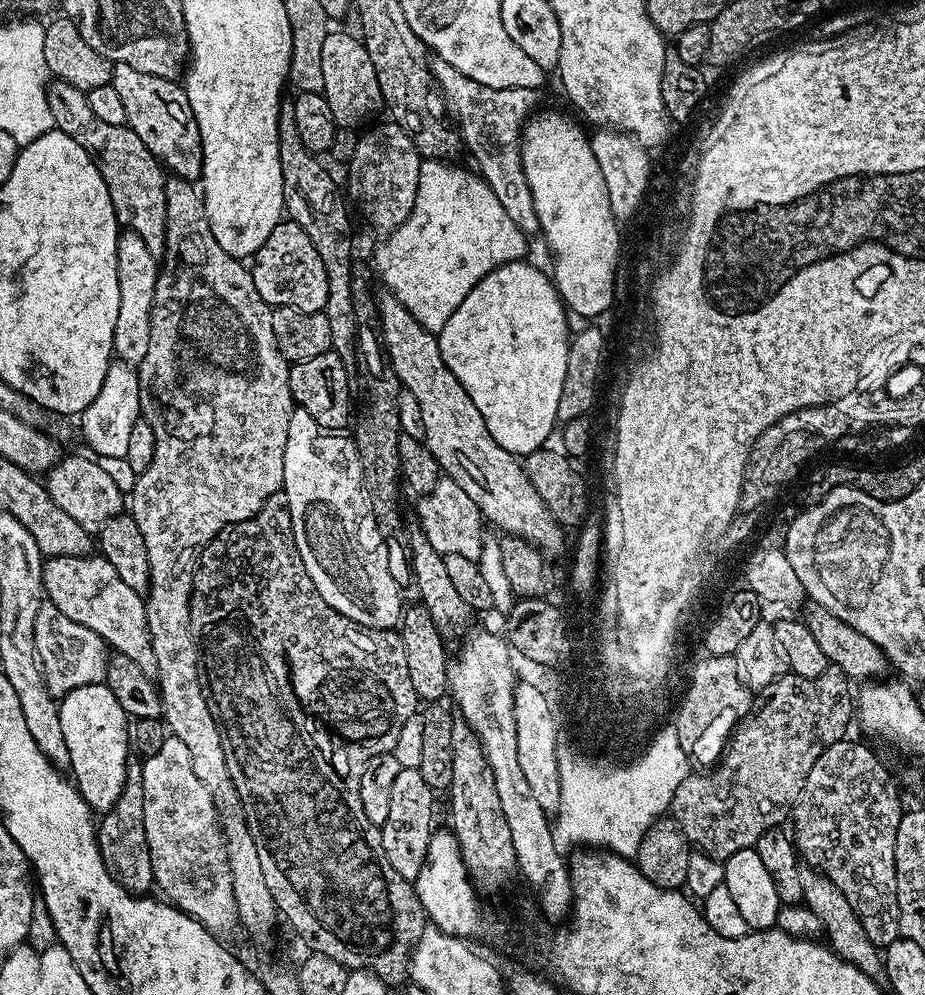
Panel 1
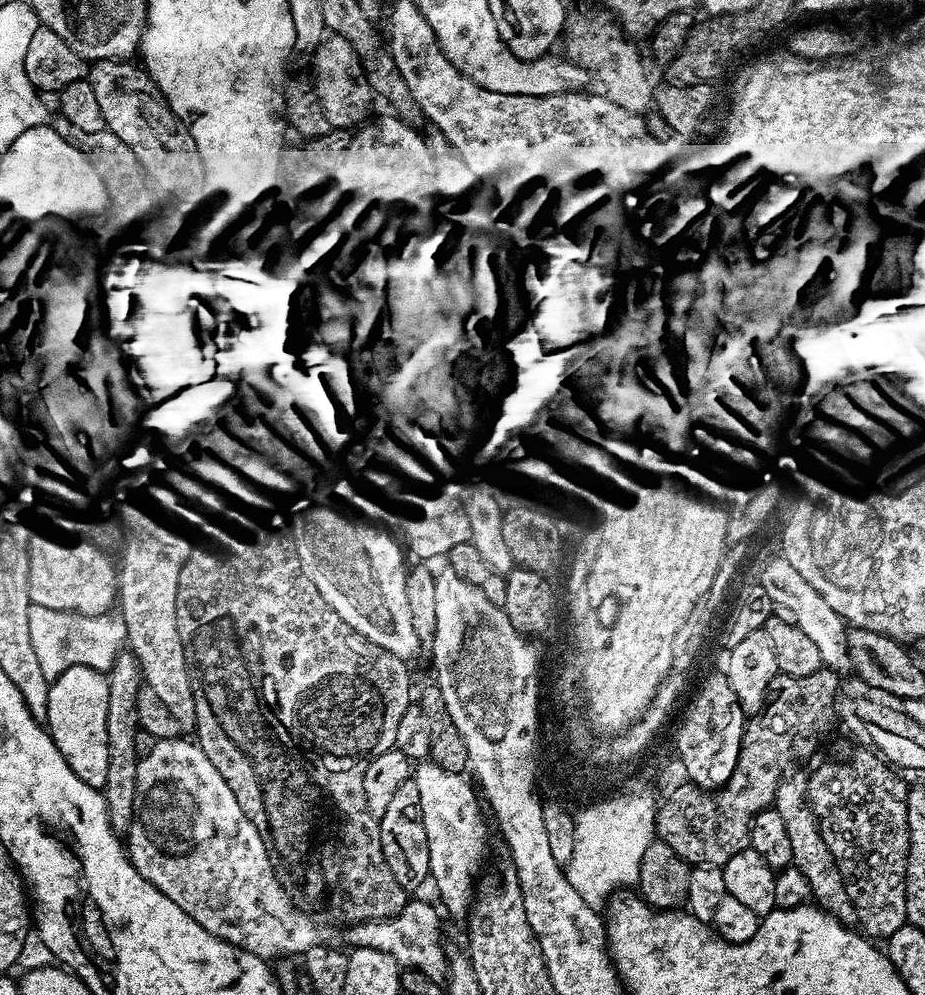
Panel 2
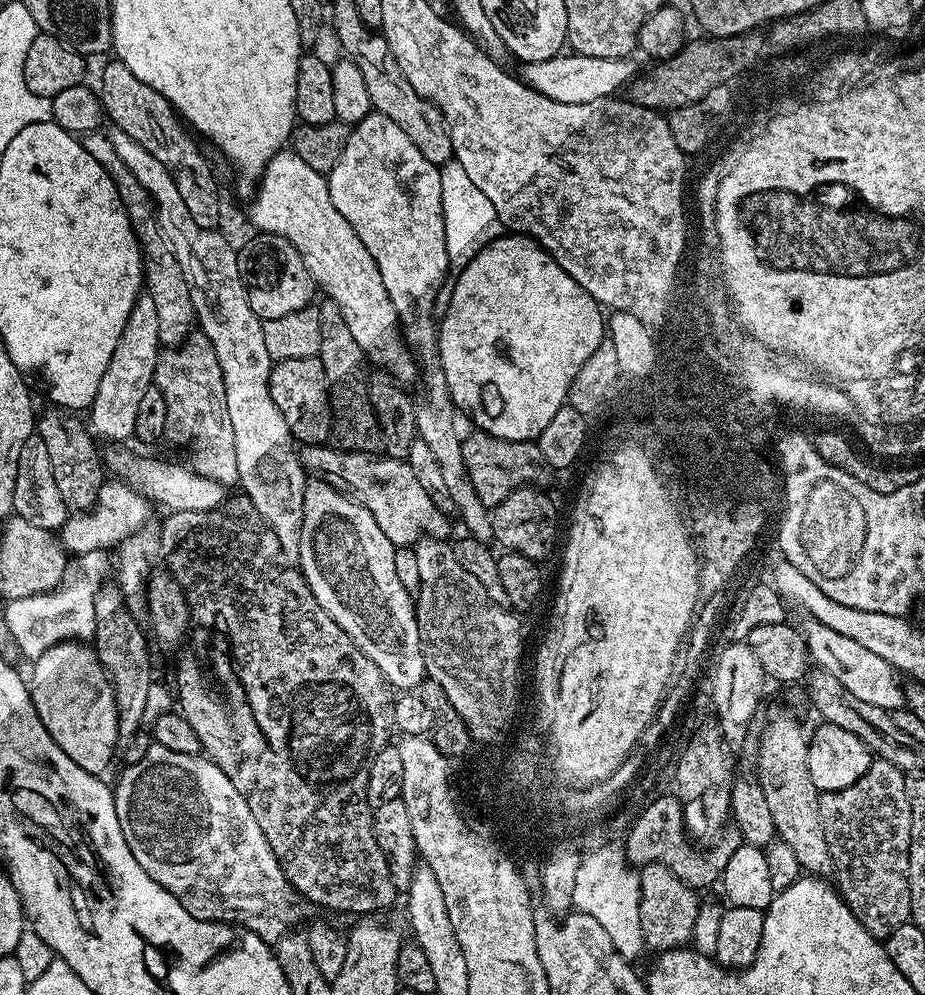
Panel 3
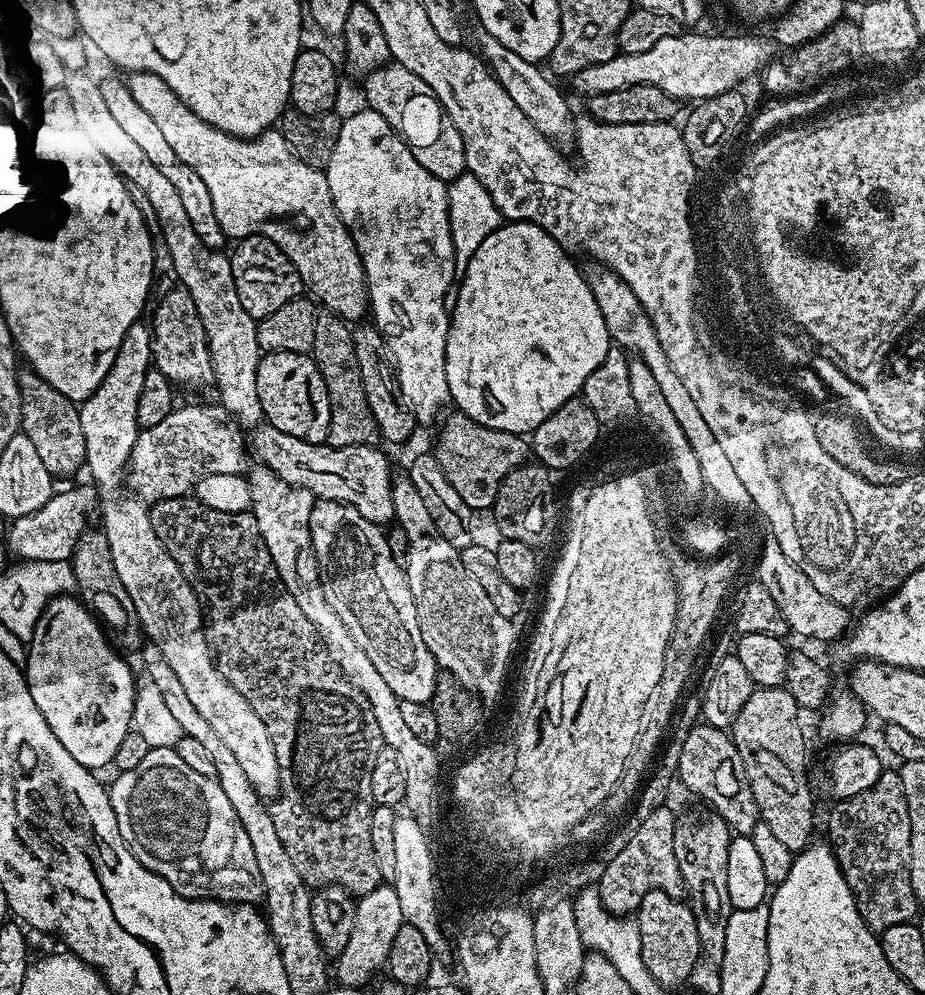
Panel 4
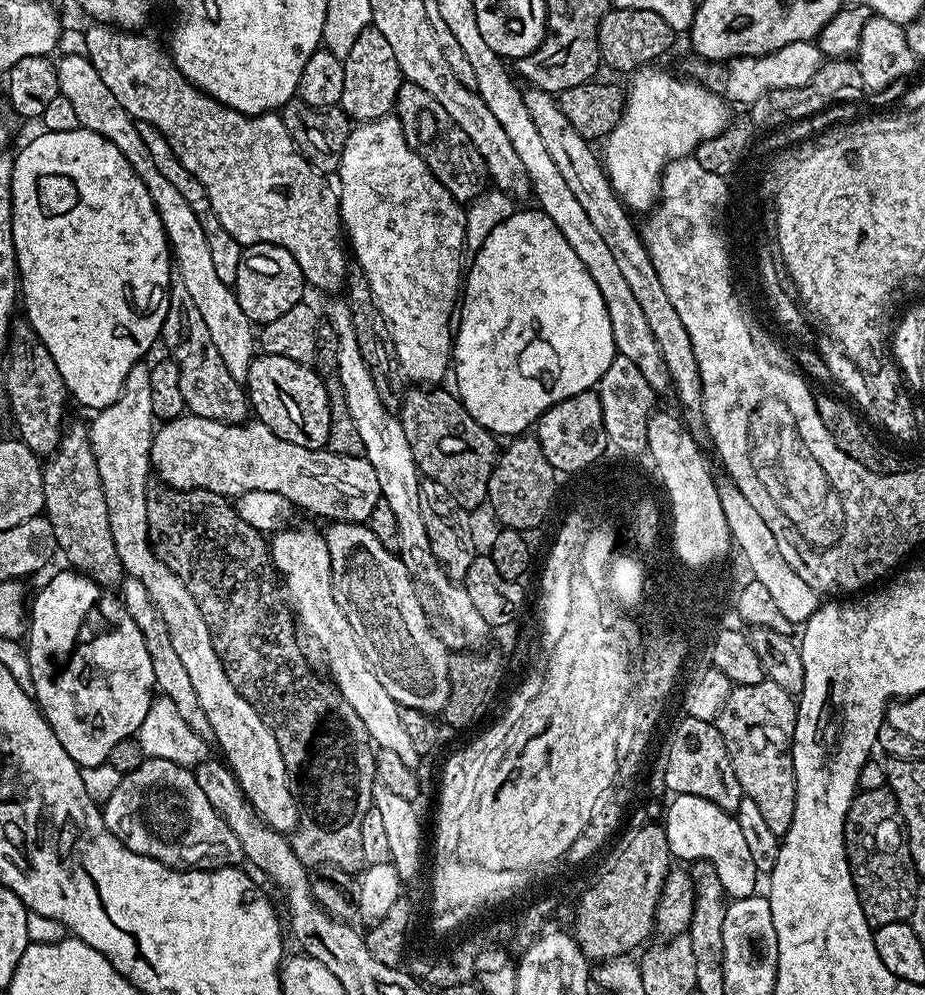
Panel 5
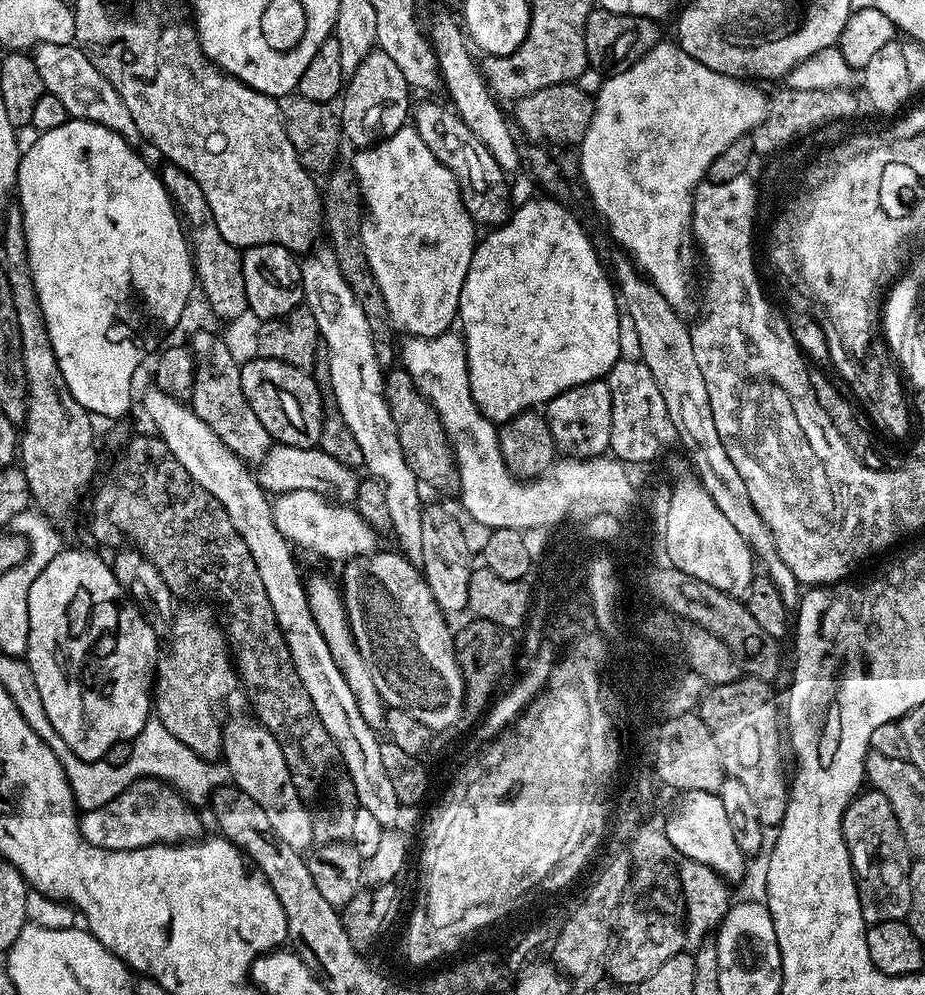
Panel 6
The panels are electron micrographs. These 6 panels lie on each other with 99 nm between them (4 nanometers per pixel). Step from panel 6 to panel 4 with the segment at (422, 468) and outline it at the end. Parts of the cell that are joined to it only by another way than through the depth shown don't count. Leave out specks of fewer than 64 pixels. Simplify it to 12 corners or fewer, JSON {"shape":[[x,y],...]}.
{"shape":[[445,415],[434,455],[474,510],[529,463],[519,432]]}

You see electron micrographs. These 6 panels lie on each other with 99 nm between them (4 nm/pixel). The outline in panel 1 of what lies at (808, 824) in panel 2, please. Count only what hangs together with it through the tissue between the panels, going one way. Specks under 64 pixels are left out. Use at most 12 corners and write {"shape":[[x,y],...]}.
{"shape":[[801,867],[803,903],[822,921],[828,947],[867,976],[883,977],[846,894]]}

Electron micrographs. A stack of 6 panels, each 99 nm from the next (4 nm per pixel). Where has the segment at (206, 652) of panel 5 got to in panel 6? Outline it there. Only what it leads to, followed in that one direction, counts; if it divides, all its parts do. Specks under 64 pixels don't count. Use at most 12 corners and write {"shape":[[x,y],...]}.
{"shape":[[263,724],[223,729],[231,783],[262,806],[298,853],[314,844],[310,814],[282,746]]}

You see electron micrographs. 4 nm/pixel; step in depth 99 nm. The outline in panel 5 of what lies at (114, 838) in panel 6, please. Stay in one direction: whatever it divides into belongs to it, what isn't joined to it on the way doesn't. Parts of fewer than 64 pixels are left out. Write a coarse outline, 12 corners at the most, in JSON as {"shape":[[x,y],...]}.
{"shape":[[146,758],[107,829],[168,868],[236,866],[238,838],[185,765]]}

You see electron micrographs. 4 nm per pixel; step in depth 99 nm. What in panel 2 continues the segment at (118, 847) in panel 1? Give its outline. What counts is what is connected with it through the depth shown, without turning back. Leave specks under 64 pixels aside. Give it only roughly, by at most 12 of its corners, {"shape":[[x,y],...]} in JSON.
{"shape":[[121,650],[106,673],[108,765],[112,829],[134,814],[142,731],[140,664]]}

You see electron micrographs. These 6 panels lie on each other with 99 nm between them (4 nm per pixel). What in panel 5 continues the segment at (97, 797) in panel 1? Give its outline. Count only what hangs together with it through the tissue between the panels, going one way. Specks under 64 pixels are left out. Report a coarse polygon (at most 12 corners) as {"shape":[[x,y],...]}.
{"shape":[[63,570],[30,600],[34,699],[98,768],[154,699],[142,630]]}

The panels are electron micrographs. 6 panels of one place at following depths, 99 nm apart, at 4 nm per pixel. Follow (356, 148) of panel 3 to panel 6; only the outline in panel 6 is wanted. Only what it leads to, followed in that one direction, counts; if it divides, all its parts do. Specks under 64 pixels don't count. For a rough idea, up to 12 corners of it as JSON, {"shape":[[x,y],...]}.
{"shape":[[399,128],[350,161],[391,327],[457,323],[478,225]]}

